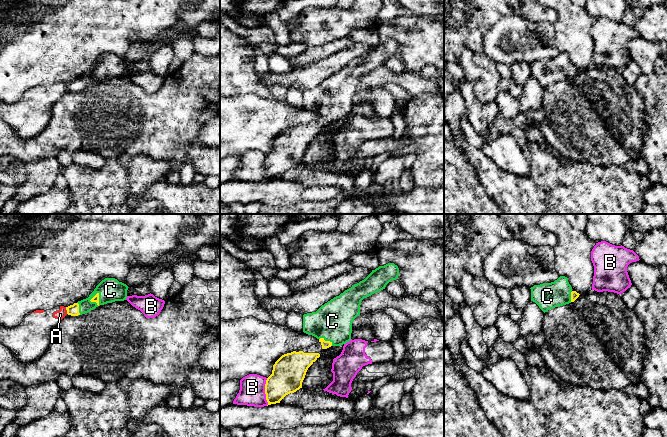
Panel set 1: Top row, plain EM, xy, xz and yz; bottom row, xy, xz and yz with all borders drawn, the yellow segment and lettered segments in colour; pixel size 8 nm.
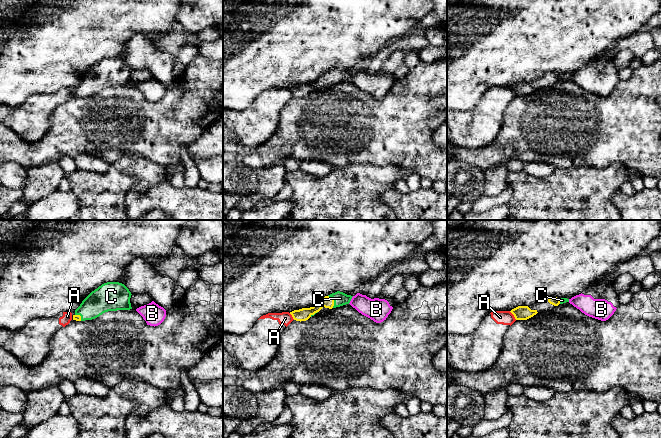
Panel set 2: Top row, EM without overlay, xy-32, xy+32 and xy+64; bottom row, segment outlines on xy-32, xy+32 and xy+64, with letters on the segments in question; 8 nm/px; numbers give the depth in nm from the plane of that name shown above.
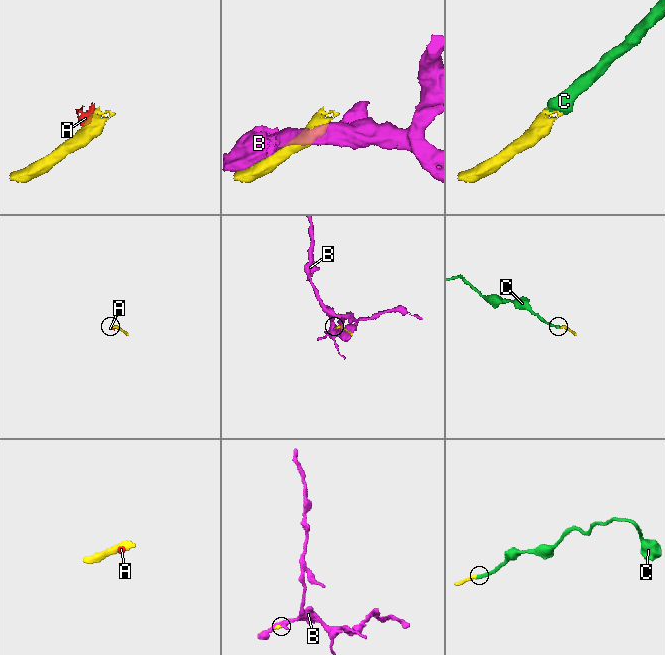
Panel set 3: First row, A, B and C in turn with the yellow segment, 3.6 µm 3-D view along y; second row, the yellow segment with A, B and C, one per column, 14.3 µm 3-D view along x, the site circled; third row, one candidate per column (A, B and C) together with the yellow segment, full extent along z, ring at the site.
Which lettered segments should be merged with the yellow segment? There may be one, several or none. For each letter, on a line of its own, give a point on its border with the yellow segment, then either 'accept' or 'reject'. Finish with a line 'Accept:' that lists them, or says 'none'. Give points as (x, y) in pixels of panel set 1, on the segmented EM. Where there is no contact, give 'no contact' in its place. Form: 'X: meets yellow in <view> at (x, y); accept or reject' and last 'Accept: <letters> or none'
A: meets yellow in xy at (66, 309); reject
B: meets yellow in xz at (265, 392); reject
C: meets yellow in xy at (98, 299); accept
Accept: C

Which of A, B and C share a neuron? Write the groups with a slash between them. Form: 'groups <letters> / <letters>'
groups A / B / C

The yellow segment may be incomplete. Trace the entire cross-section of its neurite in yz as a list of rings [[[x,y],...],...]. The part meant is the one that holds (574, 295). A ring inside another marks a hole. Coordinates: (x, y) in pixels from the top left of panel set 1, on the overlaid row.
[[[560,276],[551,283],[534,285],[530,289],[531,301],[535,302],[544,313],[555,307],[574,302],[580,295],[572,290],[565,276]]]

